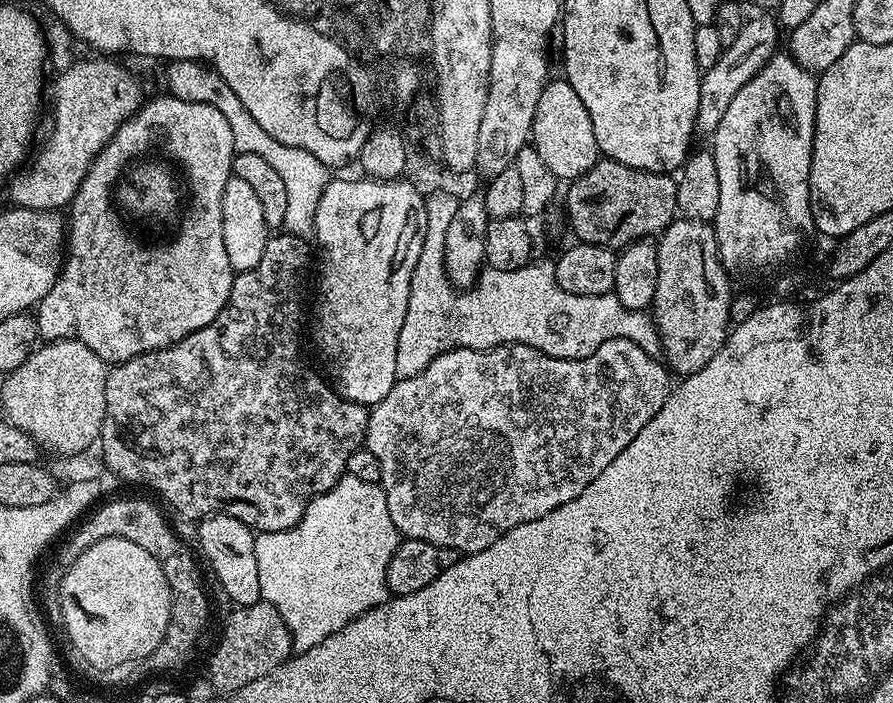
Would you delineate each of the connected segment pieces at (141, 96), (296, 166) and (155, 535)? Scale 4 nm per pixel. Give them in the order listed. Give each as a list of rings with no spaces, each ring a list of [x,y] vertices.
[[[84,64],[81,68],[76,67],[63,69],[52,90],[52,129],[48,132],[48,141],[41,146],[40,153],[37,156],[35,153],[30,163],[21,167],[6,185],[11,203],[17,208],[51,212],[71,205],[96,155],[110,142],[110,138],[114,138],[122,122],[129,120],[146,99],[146,93],[140,89],[139,78],[116,64]]]
[[[172,62],[168,68],[168,88],[167,91],[173,96],[182,98],[182,102],[202,102],[214,106],[214,110],[222,113],[222,118],[230,122],[230,130],[234,134],[234,146],[236,152],[249,152],[258,154],[274,166],[274,171],[282,178],[282,183],[286,186],[286,218],[284,228],[293,232],[296,236],[307,237],[313,231],[316,223],[316,211],[318,202],[324,193],[324,187],[328,185],[330,179],[329,165],[318,162],[314,154],[310,154],[301,148],[286,146],[274,138],[264,135],[262,126],[250,118],[250,110],[238,102],[238,94],[226,86],[226,82],[217,72],[213,72],[207,64],[199,62]]]
[[[128,496],[125,500],[107,500],[105,499],[99,506],[93,507],[67,533],[63,543],[55,549],[55,551],[57,550],[56,564],[60,570],[67,570],[70,566],[74,566],[74,562],[78,562],[81,554],[90,546],[94,546],[94,542],[103,541],[100,536],[103,536],[104,539],[126,538],[137,546],[142,546],[142,550],[146,554],[150,554],[158,562],[158,566],[162,566],[162,574],[167,574],[171,565],[182,561],[185,557],[194,556],[193,549],[184,545],[180,541],[179,534],[168,525],[168,520],[164,517],[165,509],[155,499],[152,499],[153,501],[139,500],[136,496]]]

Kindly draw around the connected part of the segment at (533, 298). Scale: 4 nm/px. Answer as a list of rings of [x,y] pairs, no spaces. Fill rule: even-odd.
[[[418,258],[420,268],[414,266],[416,280],[410,278],[410,295],[412,296],[412,308],[406,306],[408,324],[402,322],[404,336],[398,334],[400,345],[400,377],[405,380],[422,370],[434,359],[444,352],[450,352],[454,348],[469,348],[470,350],[482,350],[498,348],[501,344],[525,344],[531,348],[542,350],[554,358],[586,358],[602,346],[610,338],[626,338],[632,340],[646,354],[654,357],[661,355],[659,331],[653,317],[647,311],[635,312],[622,302],[612,292],[601,296],[579,296],[578,294],[566,294],[562,286],[558,286],[555,263],[536,264],[529,263],[522,270],[494,270],[485,267],[479,275],[478,282],[467,290],[453,287],[449,283],[448,275],[444,270],[443,260],[421,260]]]

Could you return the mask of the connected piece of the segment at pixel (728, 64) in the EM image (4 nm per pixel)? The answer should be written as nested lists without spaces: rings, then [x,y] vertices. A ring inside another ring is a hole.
[[[756,14],[753,18],[745,19],[742,30],[738,30],[738,38],[730,42],[723,49],[721,56],[714,66],[703,70],[700,77],[700,93],[698,94],[698,114],[696,115],[696,132],[704,135],[704,138],[711,137],[716,131],[718,122],[722,122],[722,114],[730,107],[730,102],[734,102],[734,94],[754,78],[777,55],[776,43],[780,40],[782,29],[775,19],[772,20],[768,14]]]

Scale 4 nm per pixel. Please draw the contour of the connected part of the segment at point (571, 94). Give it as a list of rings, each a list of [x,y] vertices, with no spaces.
[[[549,79],[548,85],[542,90],[542,98],[538,98],[538,110],[534,110],[530,144],[538,150],[542,162],[550,166],[560,182],[577,180],[596,165],[601,150],[594,138],[594,122],[590,122],[590,114],[586,106],[582,106],[582,98],[578,98],[574,86],[570,86],[567,80]]]

